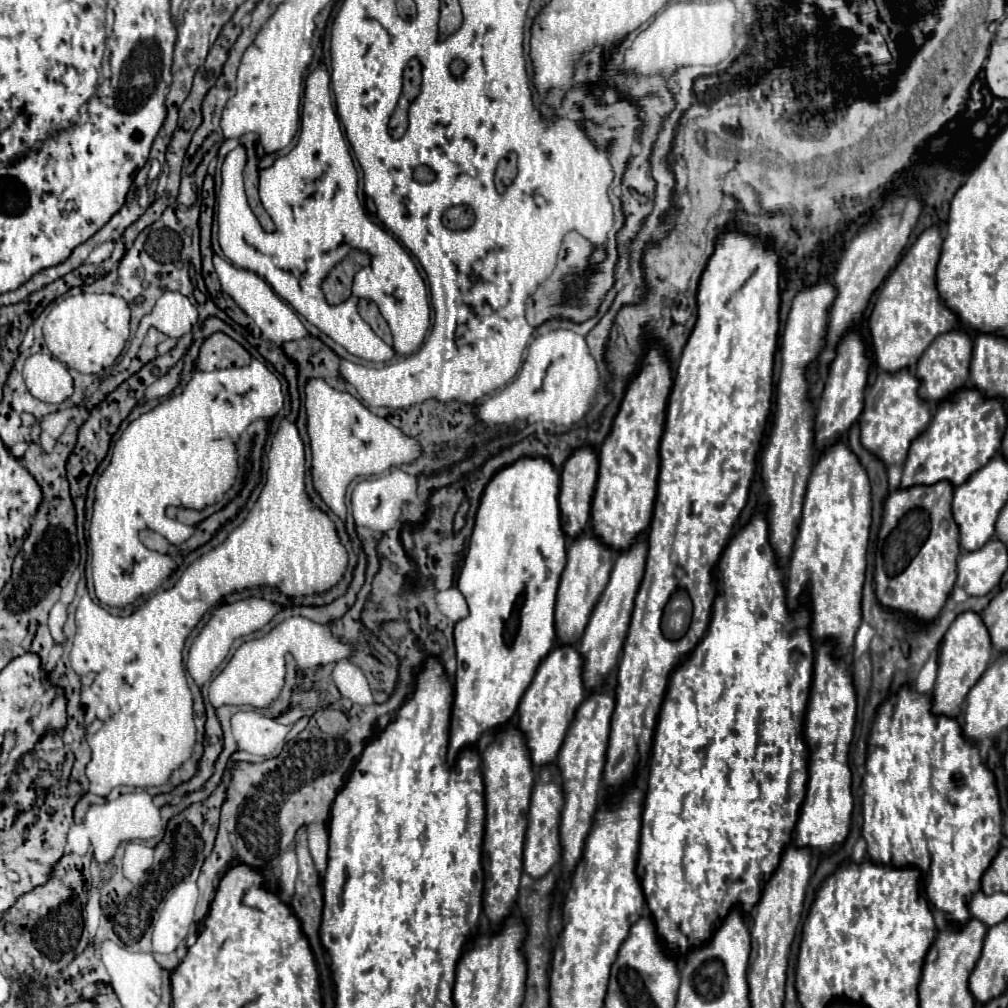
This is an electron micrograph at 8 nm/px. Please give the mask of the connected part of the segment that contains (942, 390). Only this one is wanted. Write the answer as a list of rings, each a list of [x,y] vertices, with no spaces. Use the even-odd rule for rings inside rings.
[[[959,329],[947,331],[939,337],[935,337],[935,341],[925,349],[925,353],[921,355],[915,375],[919,379],[919,395],[925,401],[931,403],[939,403],[943,397],[947,397],[947,393],[953,393],[955,389],[961,389],[969,377],[969,361],[971,361],[971,351],[973,351],[973,339]]]

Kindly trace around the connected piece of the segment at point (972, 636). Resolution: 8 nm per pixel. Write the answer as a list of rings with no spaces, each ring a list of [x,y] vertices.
[[[965,611],[957,615],[957,619],[951,623],[949,631],[945,633],[939,649],[939,673],[937,673],[937,683],[933,689],[933,707],[931,711],[935,715],[949,715],[949,717],[959,717],[959,707],[965,701],[969,689],[975,685],[975,681],[983,675],[983,669],[991,663],[995,655],[989,631],[981,619],[979,613],[975,611]]]

